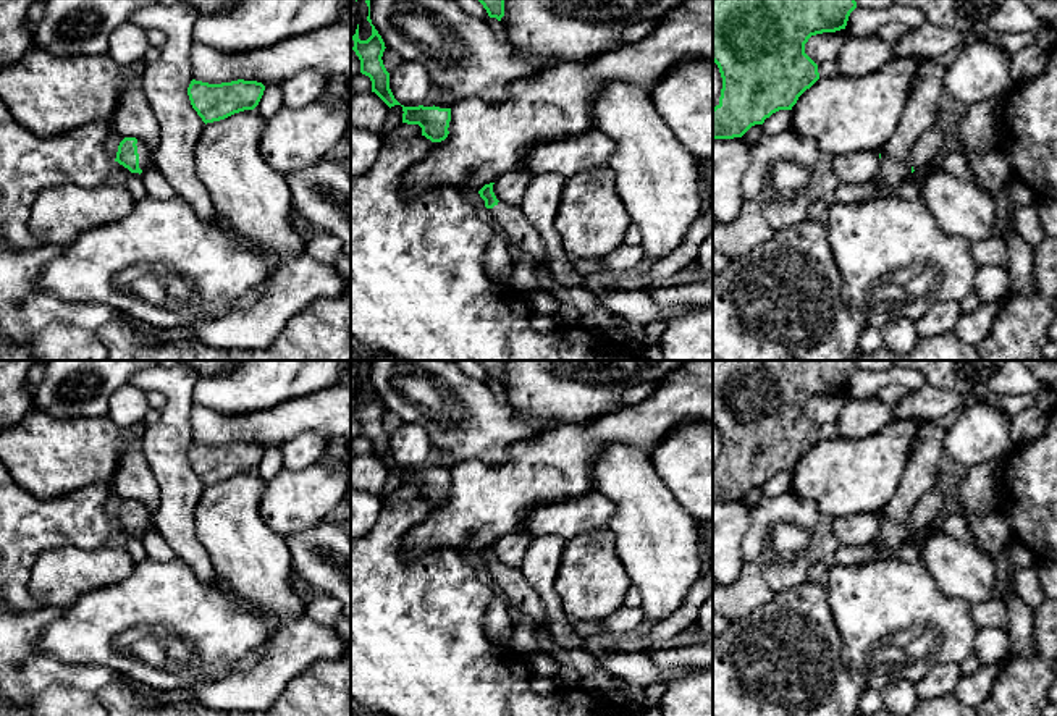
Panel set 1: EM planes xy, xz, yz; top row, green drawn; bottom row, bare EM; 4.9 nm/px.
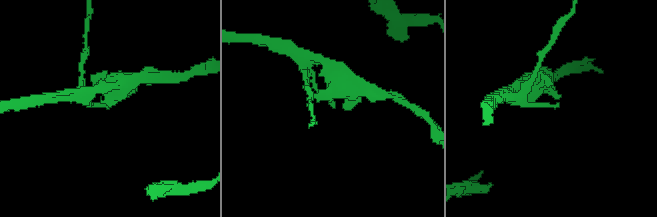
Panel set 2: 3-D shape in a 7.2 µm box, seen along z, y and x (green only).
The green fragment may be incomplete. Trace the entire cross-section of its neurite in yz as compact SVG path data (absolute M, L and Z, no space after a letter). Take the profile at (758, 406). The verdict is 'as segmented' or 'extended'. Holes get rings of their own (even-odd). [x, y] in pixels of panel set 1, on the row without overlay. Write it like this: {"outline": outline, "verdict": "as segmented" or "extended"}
{"outline": "M713 360L713 423L722 440L719 465L713 470L713 501L742 499L752 488L763 486L773 475L792 472L798 459L819 441L818 427L805 415L805 406L811 398L845 391L855 370L855 360Z", "verdict": "as segmented"}

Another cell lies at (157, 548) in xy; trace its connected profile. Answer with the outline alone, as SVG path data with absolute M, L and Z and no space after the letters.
M147 529L141 535L141 540L149 559L166 562L176 558L175 551L170 548L170 545L157 529Z

